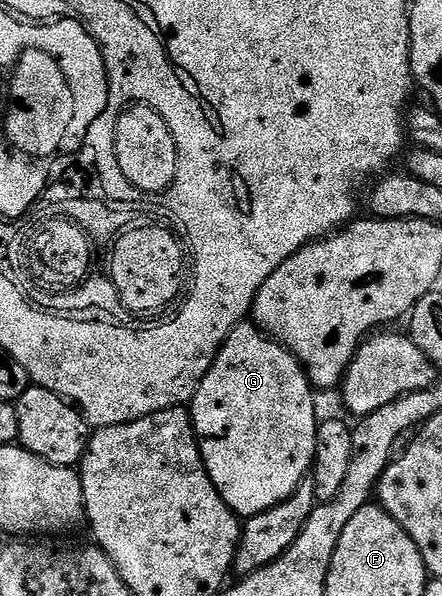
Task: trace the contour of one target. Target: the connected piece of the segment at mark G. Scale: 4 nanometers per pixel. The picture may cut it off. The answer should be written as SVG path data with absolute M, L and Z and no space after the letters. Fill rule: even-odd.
M253 322L237 324L228 334L225 342L222 343L222 348L216 354L208 374L204 374L193 400L190 401L188 411L190 421L194 424L194 437L198 439L198 449L202 455L202 460L206 463L206 472L212 478L214 489L218 491L222 501L229 506L235 516L249 518L264 510L272 510L277 504L287 500L302 485L303 480L311 475L314 467L314 455L316 454L316 434L320 423L318 408L314 405L314 395L316 395L316 389L310 383L305 366L283 344L267 336L257 324Z

